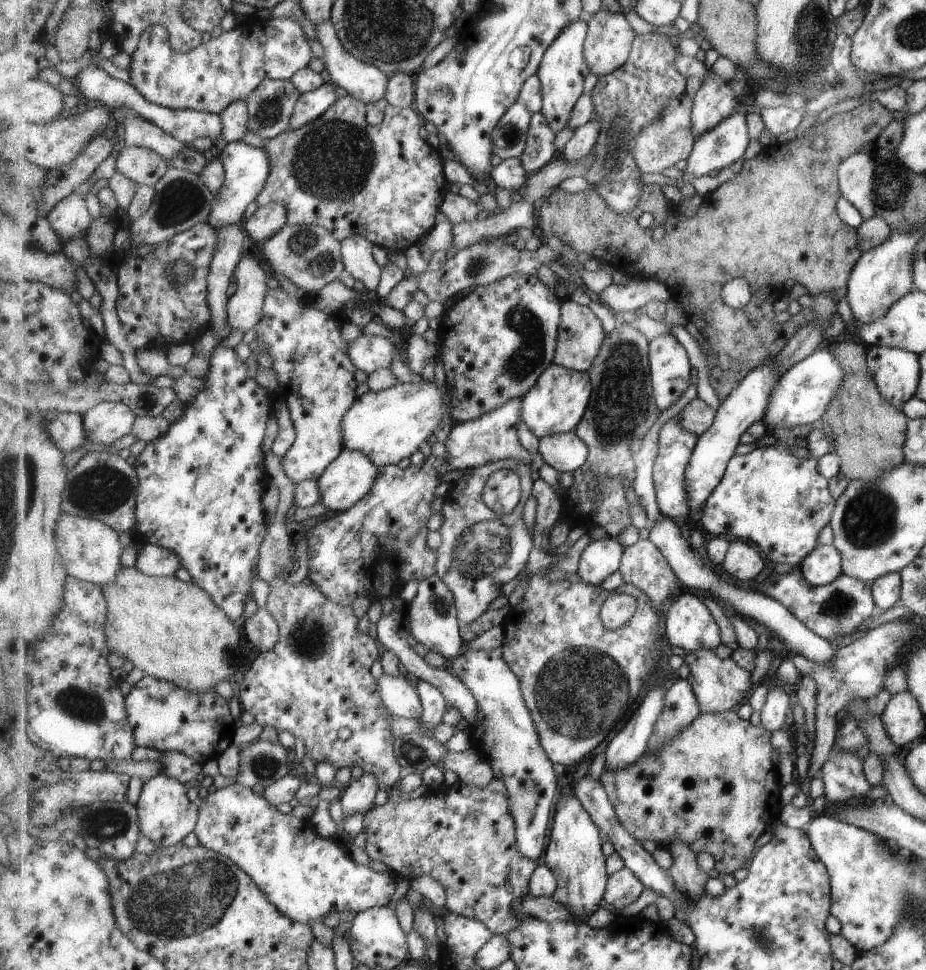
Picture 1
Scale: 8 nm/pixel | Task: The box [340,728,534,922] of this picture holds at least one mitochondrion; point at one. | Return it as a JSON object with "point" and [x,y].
{"point":[412,752]}

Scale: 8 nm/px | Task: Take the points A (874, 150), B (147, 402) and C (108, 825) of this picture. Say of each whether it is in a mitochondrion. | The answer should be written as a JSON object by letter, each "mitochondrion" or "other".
{"A":"other","B":"other","C":"mitochondrion"}

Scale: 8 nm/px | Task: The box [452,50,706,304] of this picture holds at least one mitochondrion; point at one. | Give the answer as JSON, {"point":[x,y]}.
{"point":[477,265]}

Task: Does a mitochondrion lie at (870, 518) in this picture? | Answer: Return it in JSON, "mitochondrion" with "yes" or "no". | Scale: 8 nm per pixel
{"mitochondrion":"yes"}

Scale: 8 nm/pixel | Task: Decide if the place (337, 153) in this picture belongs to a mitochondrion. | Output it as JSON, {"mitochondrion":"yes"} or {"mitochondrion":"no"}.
{"mitochondrion":"yes"}

